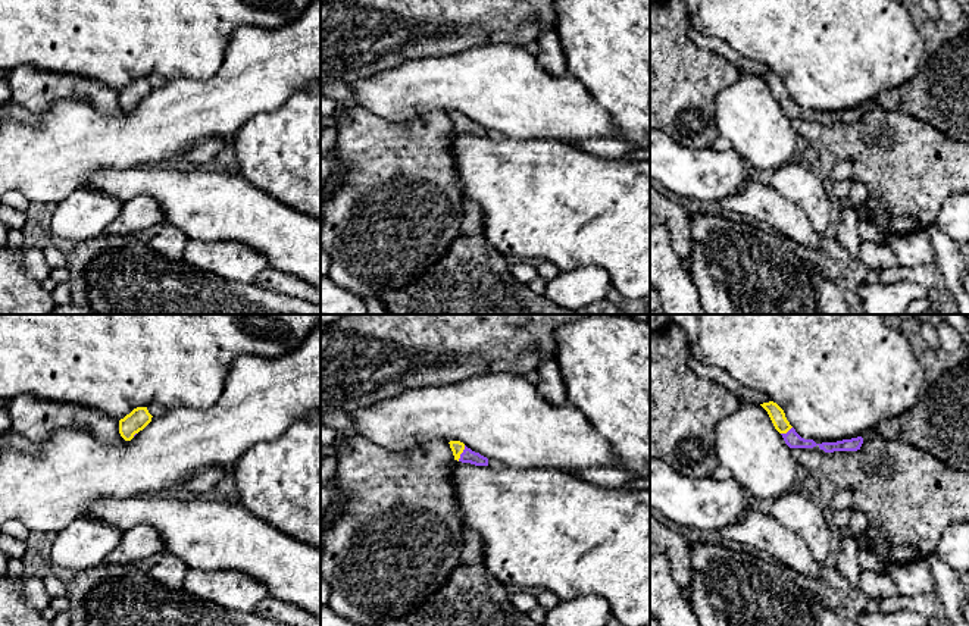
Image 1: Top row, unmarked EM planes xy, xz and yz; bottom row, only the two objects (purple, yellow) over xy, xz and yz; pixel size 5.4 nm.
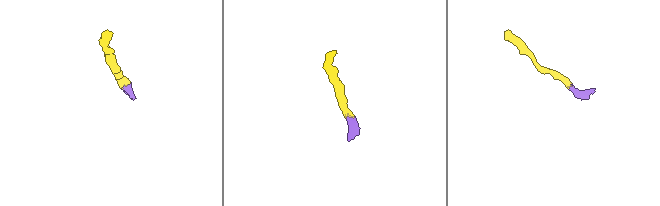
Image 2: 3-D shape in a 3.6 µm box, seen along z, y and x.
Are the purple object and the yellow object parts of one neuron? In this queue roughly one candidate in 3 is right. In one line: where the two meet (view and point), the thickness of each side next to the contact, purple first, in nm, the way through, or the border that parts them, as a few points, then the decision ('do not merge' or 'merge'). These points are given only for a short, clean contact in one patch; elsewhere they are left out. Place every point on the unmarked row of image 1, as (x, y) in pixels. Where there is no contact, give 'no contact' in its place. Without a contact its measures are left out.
xz (462, 124) | 80/70 nm | across xz (468, 127), (462, 124), (458, 118) | merge

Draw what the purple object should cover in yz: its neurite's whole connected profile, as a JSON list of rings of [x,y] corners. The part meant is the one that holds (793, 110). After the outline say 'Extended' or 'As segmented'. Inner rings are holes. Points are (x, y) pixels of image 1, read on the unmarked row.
[[[769,72],[760,76],[768,82],[775,100],[782,106],[785,115],[790,119],[813,119],[818,116],[825,123],[834,123],[834,122],[857,122],[863,115],[862,107],[843,110],[837,113],[816,115],[813,110],[804,110],[795,103],[795,100],[787,91],[784,81],[776,73]]]. Extended

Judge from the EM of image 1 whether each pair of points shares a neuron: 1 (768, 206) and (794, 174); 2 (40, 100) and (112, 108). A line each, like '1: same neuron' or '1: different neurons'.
1: different neurons
2: same neuron

